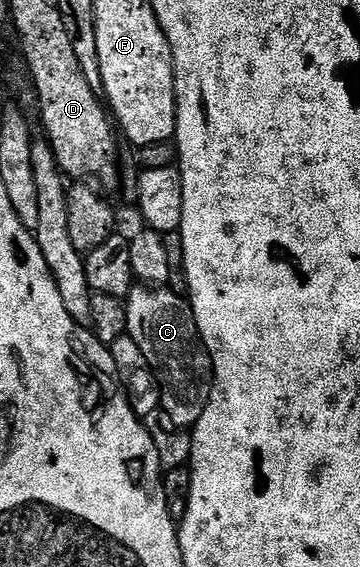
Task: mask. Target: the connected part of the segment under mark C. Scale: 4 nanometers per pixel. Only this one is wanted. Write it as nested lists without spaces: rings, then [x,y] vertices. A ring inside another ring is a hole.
[[[135,286],[130,289],[130,295],[128,299],[125,301],[126,305],[126,331],[131,336],[134,336],[136,343],[140,346],[140,350],[143,351],[144,358],[147,359],[147,362],[153,366],[160,373],[160,383],[161,387],[164,389],[164,410],[166,408],[166,412],[170,415],[170,420],[175,429],[178,430],[190,430],[193,429],[194,425],[198,423],[198,419],[204,414],[204,410],[208,406],[208,402],[210,401],[210,395],[212,394],[212,390],[214,389],[214,367],[212,366],[212,362],[210,361],[210,355],[208,354],[208,350],[204,346],[204,342],[202,341],[202,335],[200,334],[200,330],[196,326],[196,318],[194,317],[194,311],[192,310],[192,306],[190,305],[189,299],[185,295],[182,296],[178,292],[173,292],[172,287],[170,286]]]

